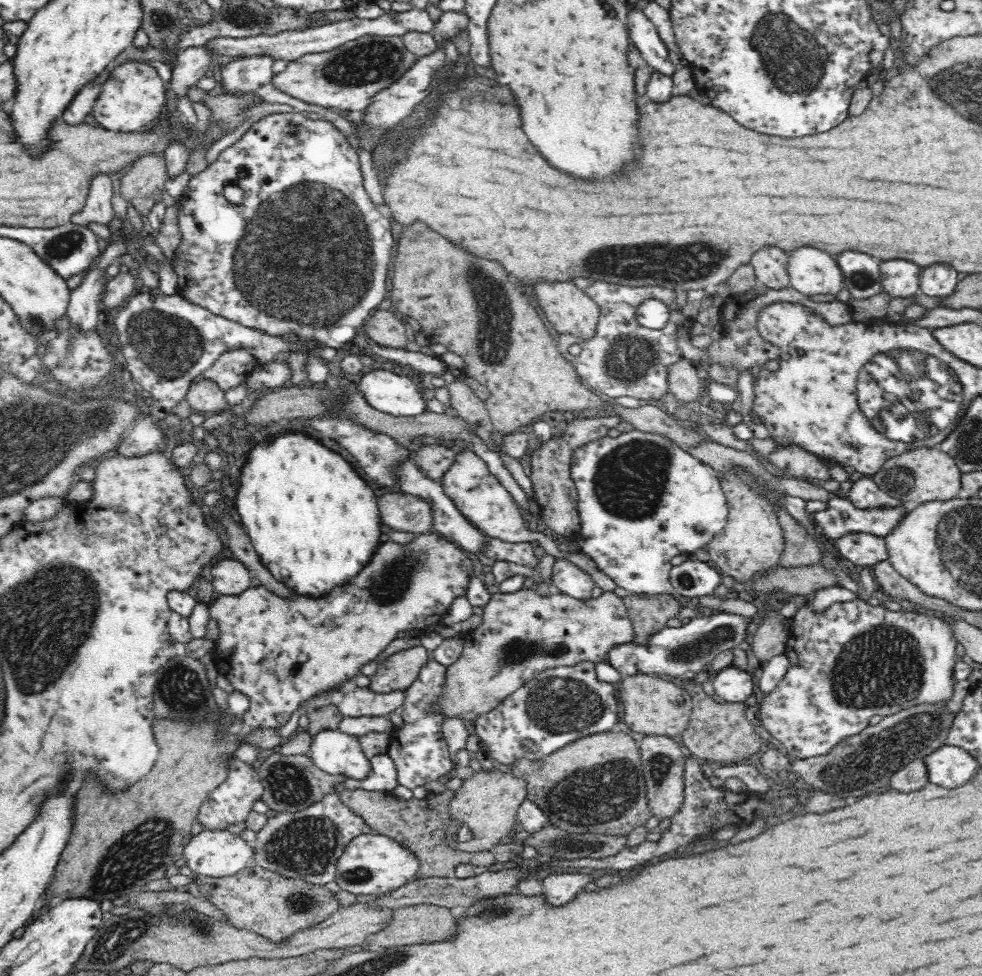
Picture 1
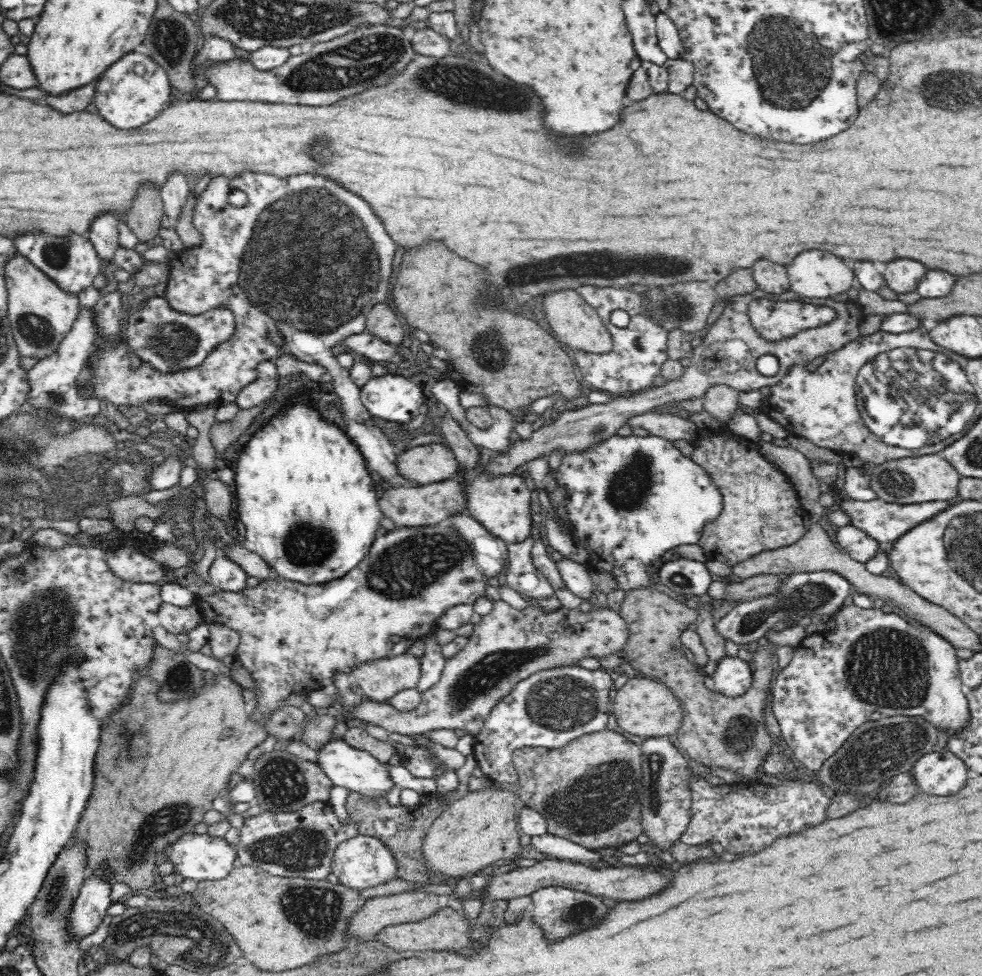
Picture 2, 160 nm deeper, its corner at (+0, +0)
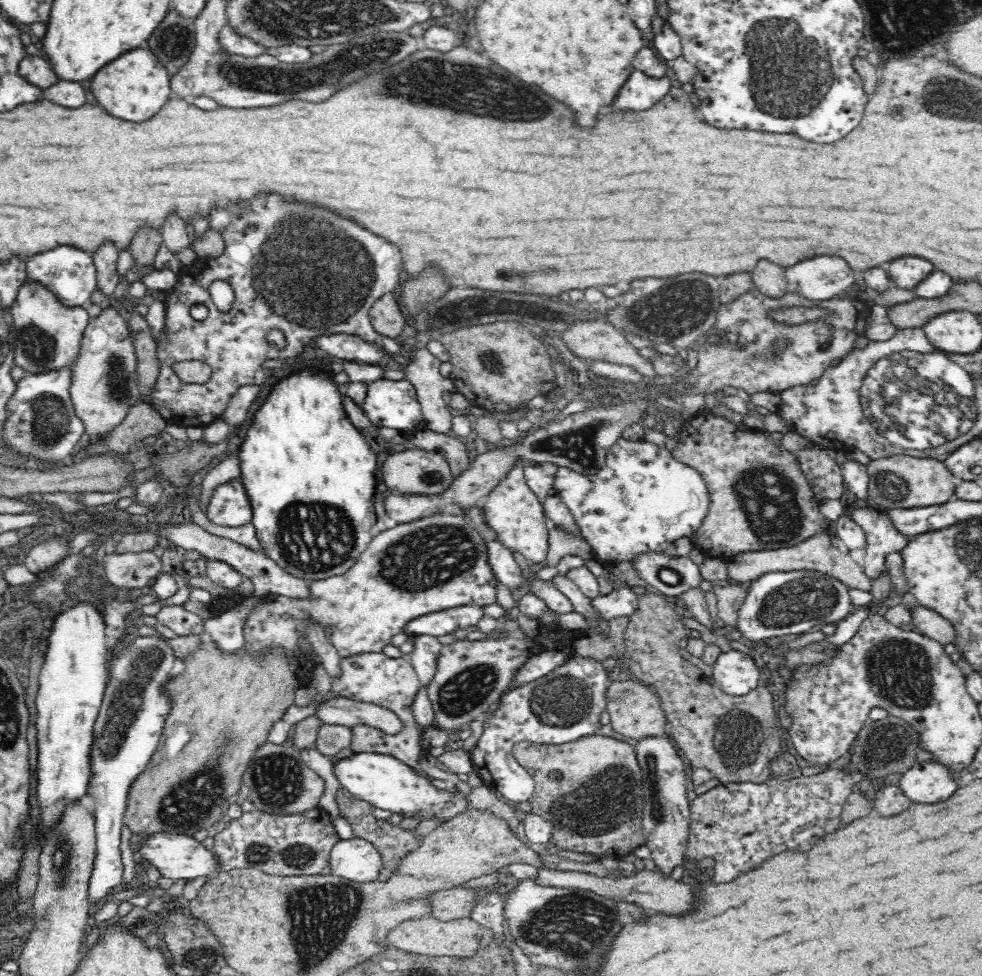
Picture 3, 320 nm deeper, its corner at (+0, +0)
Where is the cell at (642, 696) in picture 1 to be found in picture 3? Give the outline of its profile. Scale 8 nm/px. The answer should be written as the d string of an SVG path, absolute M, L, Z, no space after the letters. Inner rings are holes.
M611 680L606 686L606 711L614 732L628 738L663 736L669 732L667 717L663 711L659 696L651 686L639 681Z

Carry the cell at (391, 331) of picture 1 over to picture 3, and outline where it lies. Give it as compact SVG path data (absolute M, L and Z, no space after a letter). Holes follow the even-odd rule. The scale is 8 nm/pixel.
M392 293L381 296L369 312L372 327L381 336L396 338L404 328L406 319Z

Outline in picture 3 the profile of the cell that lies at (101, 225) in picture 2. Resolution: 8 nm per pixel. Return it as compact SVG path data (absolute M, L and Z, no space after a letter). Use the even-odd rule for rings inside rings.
M104 244L94 254L94 264L97 274L97 290L104 294L106 300L110 300L116 290L116 284L120 277L116 271L118 250L112 244Z

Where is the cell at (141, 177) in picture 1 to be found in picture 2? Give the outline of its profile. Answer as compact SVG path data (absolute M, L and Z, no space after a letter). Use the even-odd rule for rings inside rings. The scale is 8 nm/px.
M142 186L132 212L125 218L130 230L136 235L138 243L148 243L159 237L160 220L163 217L163 202L158 190Z

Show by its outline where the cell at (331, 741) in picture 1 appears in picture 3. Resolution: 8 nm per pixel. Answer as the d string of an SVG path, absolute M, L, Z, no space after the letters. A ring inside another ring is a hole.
M374 752L353 753L349 759L342 759L334 766L334 774L341 788L357 799L366 801L373 808L390 811L402 818L436 820L441 825L456 815L466 814L472 810L466 795L450 786L440 790L433 783L433 778L420 774L414 767L404 764L395 756Z

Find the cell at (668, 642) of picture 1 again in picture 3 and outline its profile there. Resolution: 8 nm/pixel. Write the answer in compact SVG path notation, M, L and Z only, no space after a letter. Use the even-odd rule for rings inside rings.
M818 571L768 572L751 584L746 599L740 605L737 620L738 630L751 645L772 636L800 636L825 624L837 624L848 617L853 607L846 584Z

